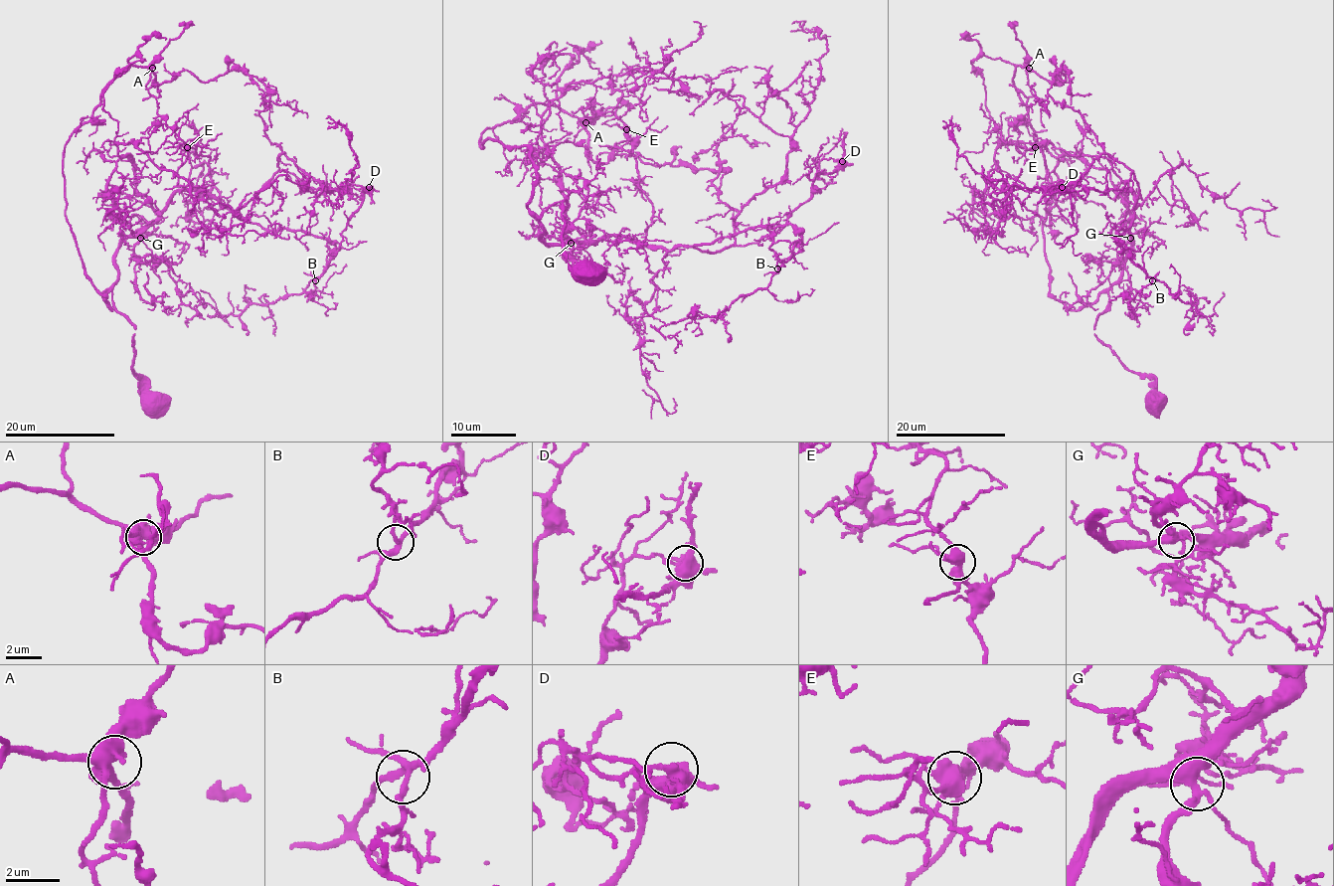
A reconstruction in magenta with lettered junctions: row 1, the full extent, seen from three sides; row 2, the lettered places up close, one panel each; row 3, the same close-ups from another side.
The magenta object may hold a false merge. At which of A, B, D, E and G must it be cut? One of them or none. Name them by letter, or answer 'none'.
E

